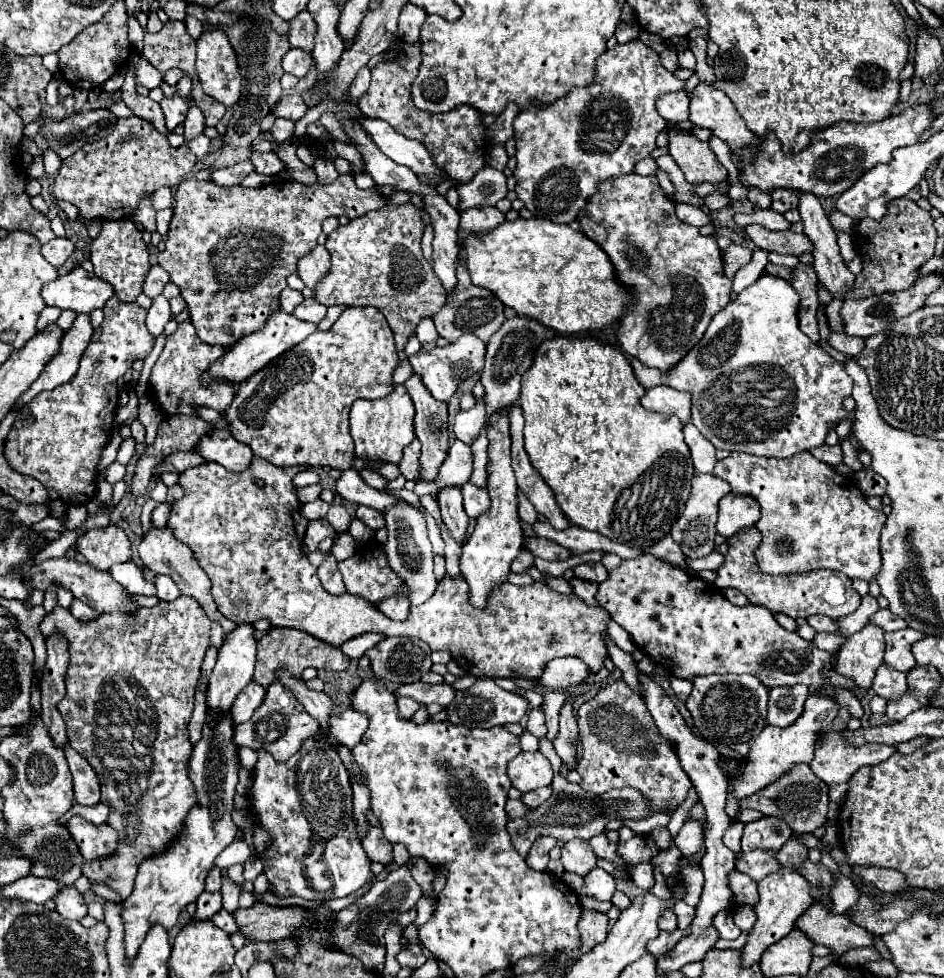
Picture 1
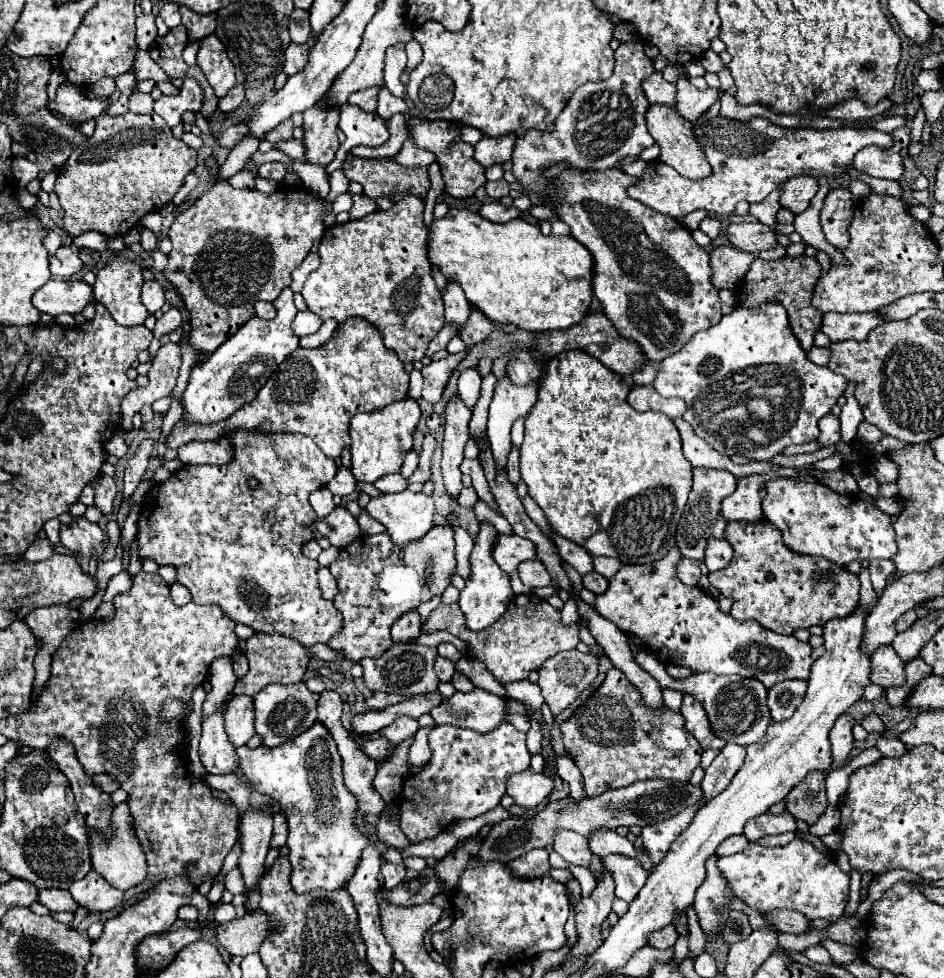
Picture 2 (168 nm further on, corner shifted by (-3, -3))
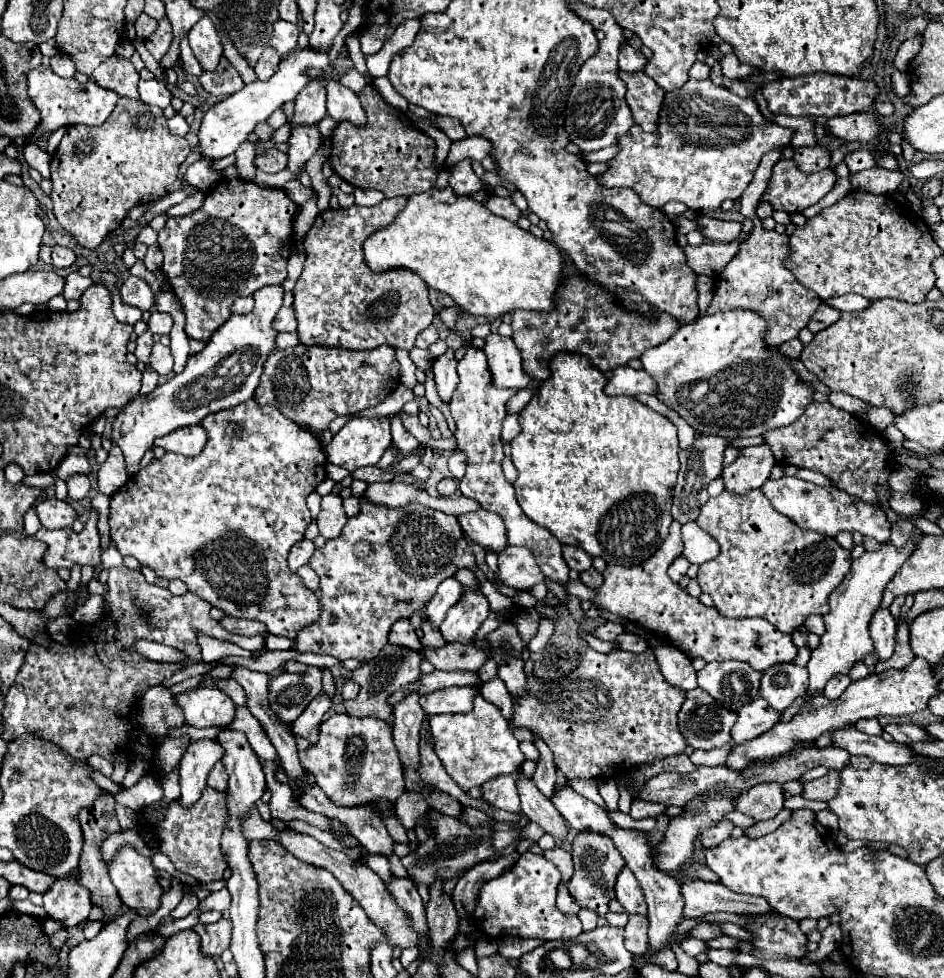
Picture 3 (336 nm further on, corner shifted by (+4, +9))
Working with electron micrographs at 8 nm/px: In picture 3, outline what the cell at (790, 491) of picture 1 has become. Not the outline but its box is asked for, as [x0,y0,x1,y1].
[761,476,891,544]

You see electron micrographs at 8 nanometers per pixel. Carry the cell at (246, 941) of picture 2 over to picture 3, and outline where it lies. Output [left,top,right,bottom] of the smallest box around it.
[193,918,231,956]

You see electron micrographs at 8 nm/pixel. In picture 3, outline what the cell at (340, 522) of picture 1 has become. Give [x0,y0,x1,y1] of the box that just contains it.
[315,494,347,540]

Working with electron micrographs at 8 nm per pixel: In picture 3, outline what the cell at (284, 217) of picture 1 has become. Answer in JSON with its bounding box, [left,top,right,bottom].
[159,178,297,342]

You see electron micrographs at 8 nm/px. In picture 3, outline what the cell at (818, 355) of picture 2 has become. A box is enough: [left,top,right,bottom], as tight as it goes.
[779,338,803,358]

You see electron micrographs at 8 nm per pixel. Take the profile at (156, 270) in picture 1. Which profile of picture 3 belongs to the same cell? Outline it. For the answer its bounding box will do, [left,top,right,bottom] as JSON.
[121,276,153,310]

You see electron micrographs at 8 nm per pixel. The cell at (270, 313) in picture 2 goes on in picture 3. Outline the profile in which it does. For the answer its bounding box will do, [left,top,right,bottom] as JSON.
[233,296,253,314]

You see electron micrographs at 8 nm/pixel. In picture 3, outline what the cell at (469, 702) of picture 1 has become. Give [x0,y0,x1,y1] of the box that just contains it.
[419,686,477,714]

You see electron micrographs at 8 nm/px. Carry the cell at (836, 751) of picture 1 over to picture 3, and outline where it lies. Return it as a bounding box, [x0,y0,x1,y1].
[823,674,851,700]

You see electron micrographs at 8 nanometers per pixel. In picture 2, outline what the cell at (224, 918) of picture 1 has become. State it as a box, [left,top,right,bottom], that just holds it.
[214,902,236,924]

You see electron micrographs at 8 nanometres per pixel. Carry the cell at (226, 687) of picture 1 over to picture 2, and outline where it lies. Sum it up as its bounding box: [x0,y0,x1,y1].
[200,702,238,774]

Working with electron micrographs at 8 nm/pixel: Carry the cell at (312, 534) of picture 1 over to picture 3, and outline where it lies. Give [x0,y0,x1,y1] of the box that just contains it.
[289,540,315,572]

